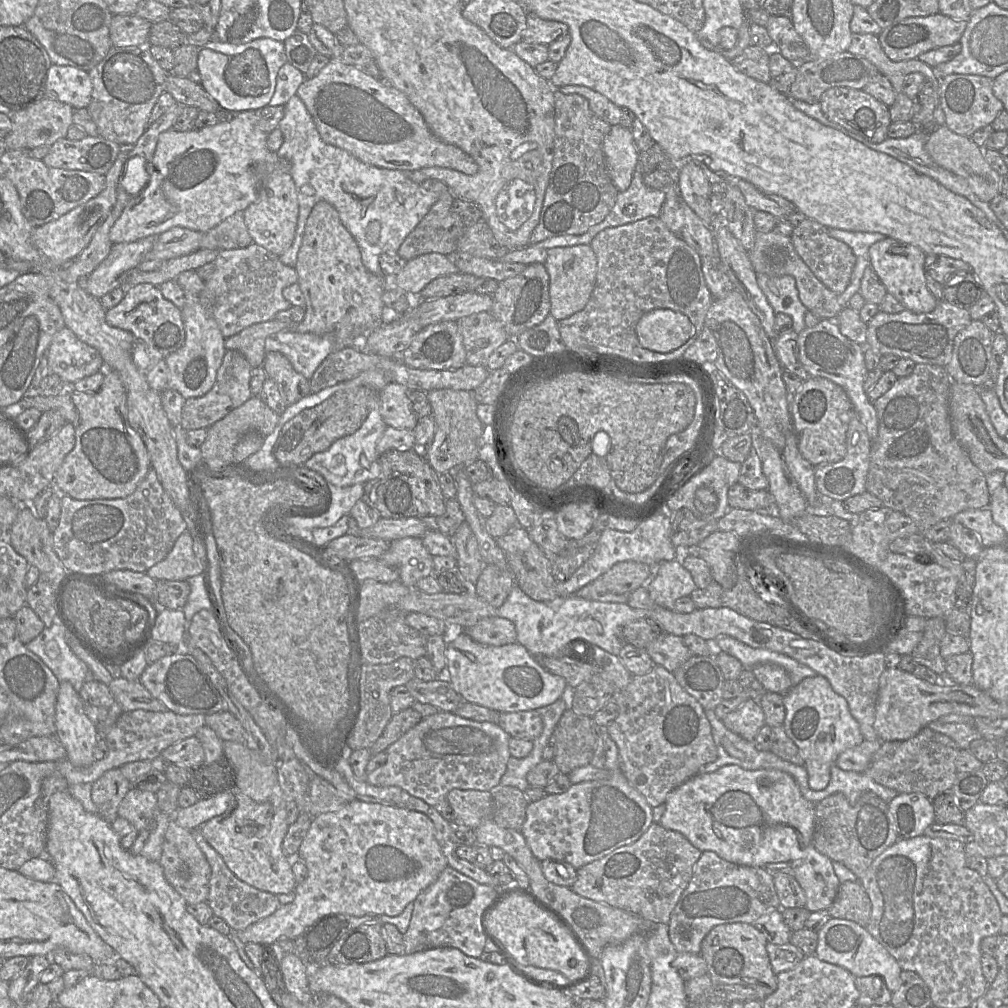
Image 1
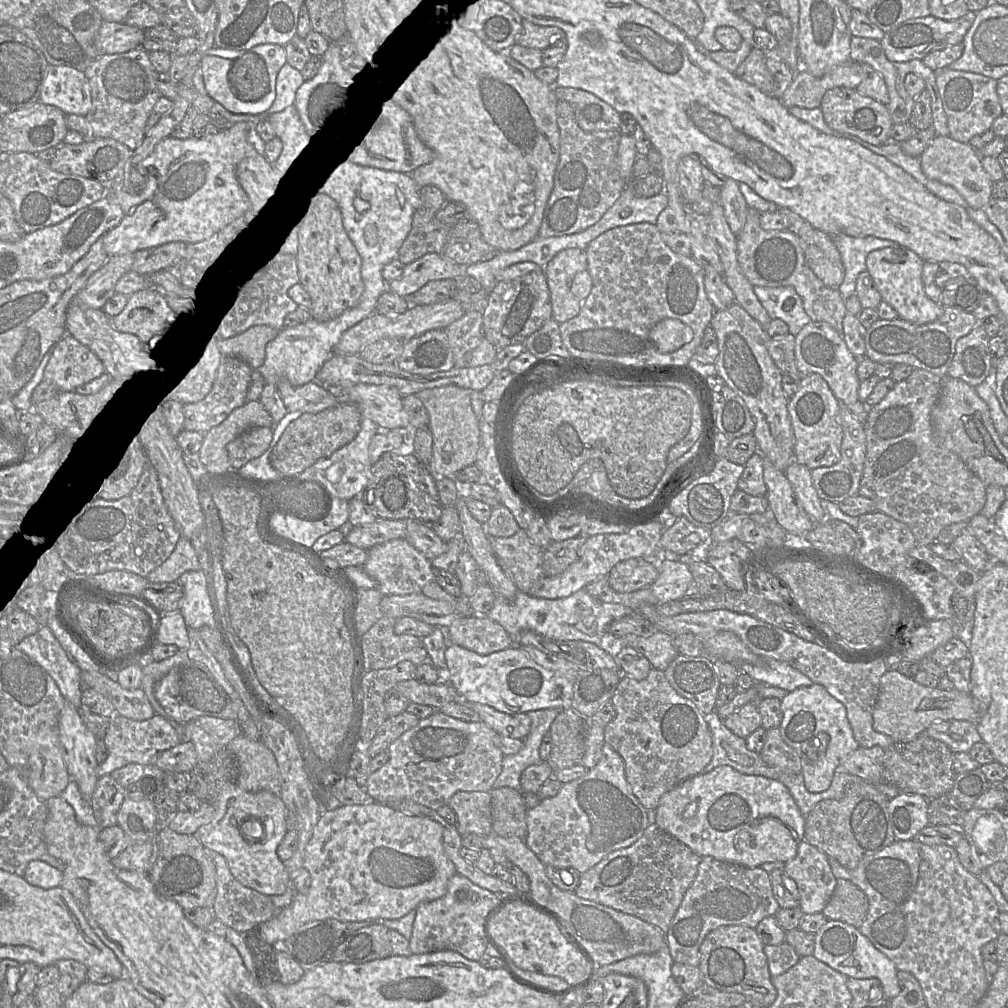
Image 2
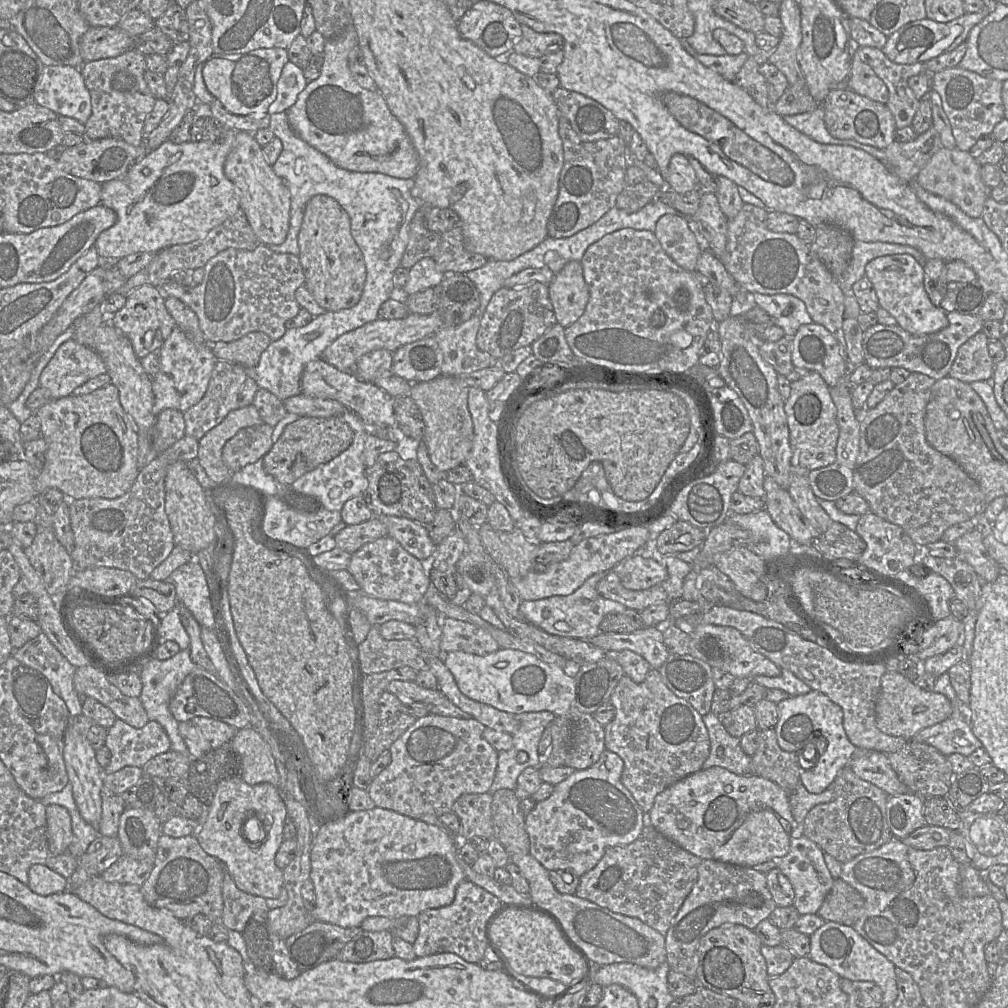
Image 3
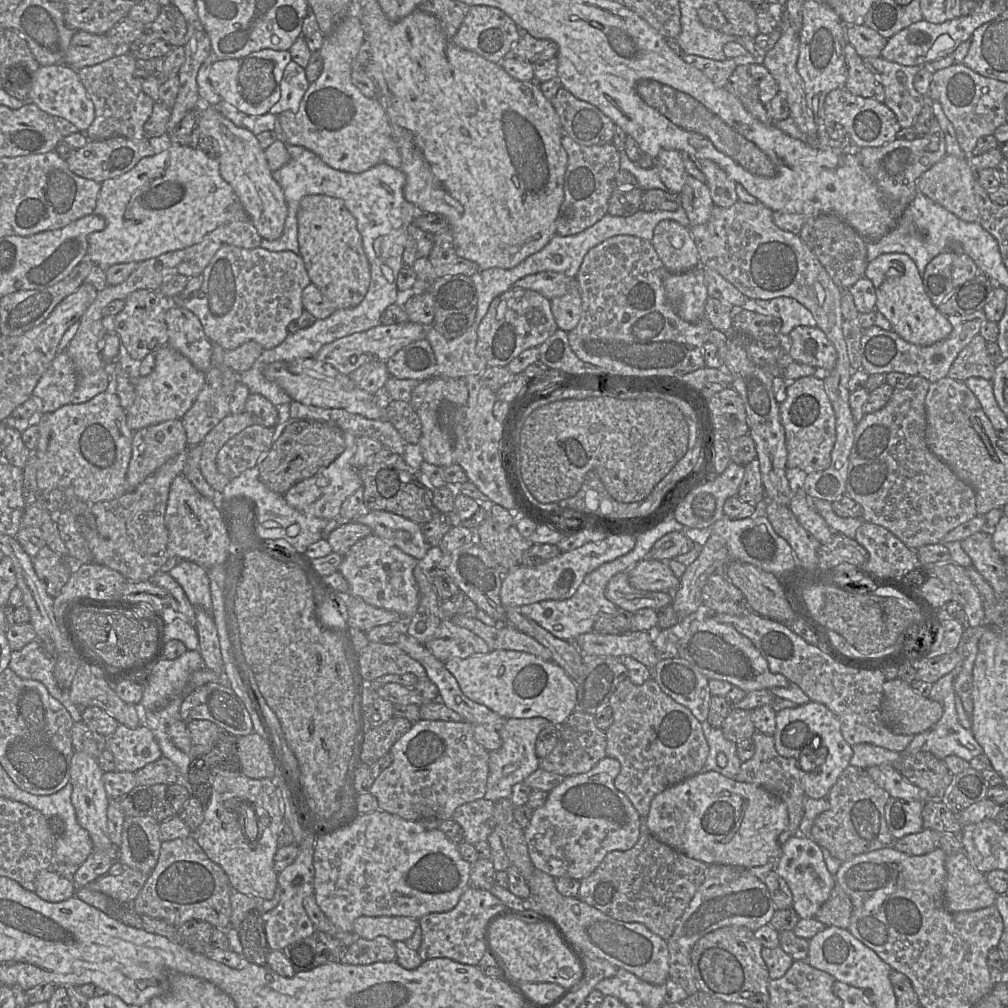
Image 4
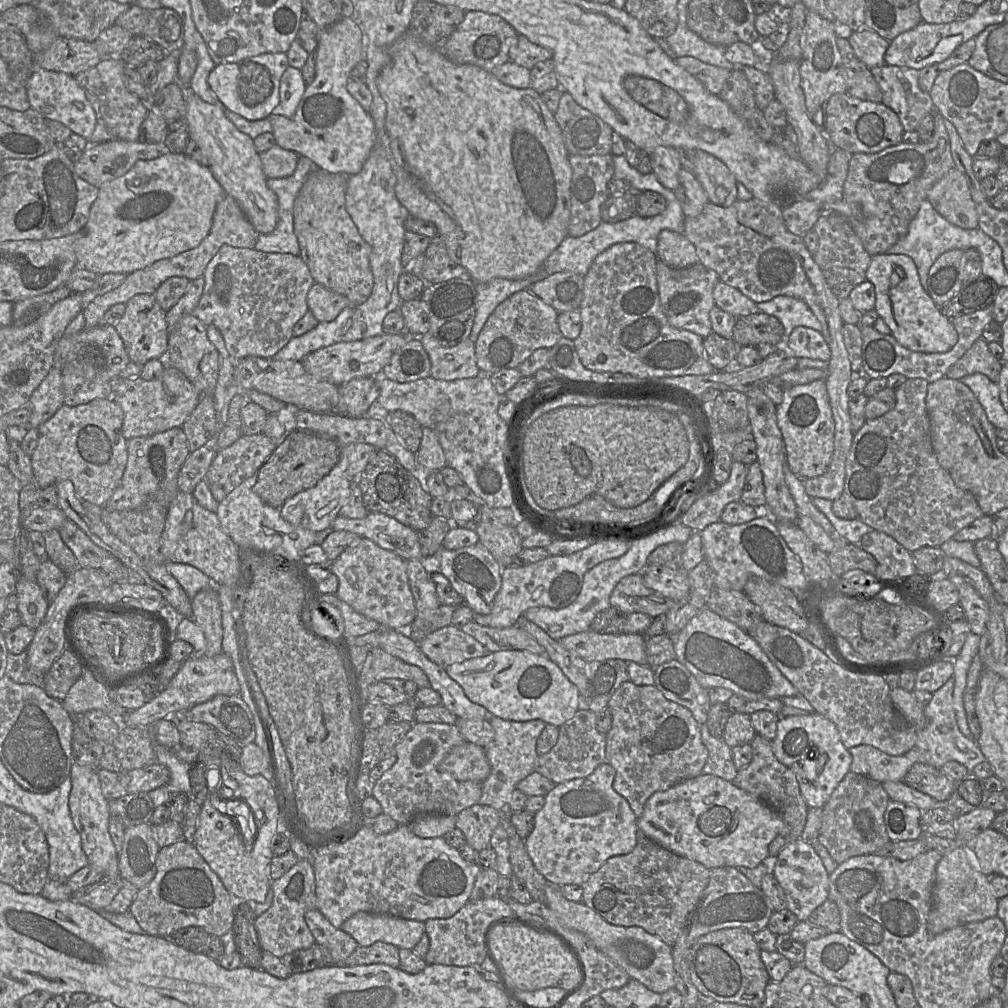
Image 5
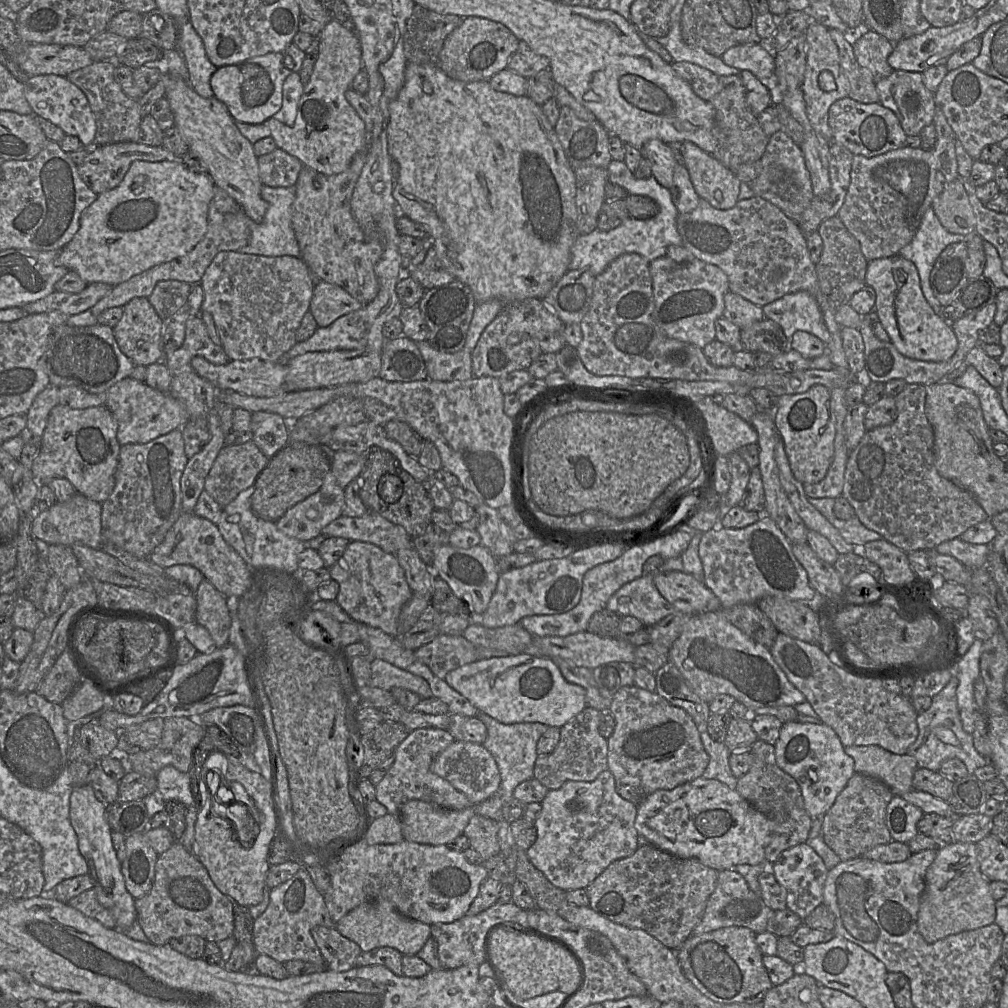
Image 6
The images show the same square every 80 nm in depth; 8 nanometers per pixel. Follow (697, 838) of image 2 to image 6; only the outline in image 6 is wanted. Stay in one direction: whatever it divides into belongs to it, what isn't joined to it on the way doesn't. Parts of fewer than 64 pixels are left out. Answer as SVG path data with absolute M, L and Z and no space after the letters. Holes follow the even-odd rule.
M696 778L671 790L657 790L637 805L634 826L649 844L679 858L696 859L716 871L765 860L770 822L738 792L715 779Z

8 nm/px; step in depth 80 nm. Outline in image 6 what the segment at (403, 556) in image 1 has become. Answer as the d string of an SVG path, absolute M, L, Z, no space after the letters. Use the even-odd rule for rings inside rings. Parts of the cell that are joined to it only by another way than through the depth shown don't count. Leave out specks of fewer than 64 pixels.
M350 541L329 572L339 585L335 601L352 619L391 636L400 636L399 615L412 591L394 554L369 542Z

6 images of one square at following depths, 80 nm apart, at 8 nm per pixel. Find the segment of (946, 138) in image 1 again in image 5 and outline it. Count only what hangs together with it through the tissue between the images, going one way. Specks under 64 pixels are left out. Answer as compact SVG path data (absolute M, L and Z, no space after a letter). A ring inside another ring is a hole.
M956 167L931 187L927 200L951 224L963 229L978 227L978 214L968 182Z

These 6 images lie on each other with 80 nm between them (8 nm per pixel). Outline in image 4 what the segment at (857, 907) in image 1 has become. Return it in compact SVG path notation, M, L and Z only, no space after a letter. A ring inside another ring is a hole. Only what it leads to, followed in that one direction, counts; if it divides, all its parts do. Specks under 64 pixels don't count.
M835 884L828 899L819 908L814 918L826 927L848 929L852 911L851 899L839 885Z

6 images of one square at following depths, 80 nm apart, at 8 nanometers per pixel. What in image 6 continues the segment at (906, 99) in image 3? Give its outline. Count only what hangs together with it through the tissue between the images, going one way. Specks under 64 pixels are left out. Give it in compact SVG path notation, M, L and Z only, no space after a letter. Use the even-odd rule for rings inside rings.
M894 70L888 77L877 81L876 88L879 103L897 116L907 136L918 136L924 127L933 123L936 103L934 94L922 82L922 73Z

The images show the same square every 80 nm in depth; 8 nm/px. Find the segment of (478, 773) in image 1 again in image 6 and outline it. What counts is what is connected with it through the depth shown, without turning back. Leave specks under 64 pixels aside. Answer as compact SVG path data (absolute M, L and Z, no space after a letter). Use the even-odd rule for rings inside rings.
M419 728L411 731L395 749L393 765L375 786L376 801L384 805L392 815L399 815L402 805L409 800L422 800L452 810L472 807L473 804L464 793L431 771L433 759L454 741L447 729Z

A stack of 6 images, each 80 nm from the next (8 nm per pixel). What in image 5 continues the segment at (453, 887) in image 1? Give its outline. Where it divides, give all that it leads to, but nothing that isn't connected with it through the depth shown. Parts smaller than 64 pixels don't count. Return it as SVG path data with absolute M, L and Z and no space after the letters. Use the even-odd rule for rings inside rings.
M494 896L478 901L468 901L457 913L450 918L433 918L424 922L425 933L429 937L429 949L424 957L427 964L443 964L454 966L479 966L487 957L486 941L490 925L499 920L510 918L513 923L520 921L505 899Z

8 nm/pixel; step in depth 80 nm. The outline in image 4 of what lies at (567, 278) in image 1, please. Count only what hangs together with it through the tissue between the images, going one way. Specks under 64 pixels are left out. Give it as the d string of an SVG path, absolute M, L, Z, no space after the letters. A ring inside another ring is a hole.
M577 279L569 283L569 291L550 300L551 310L558 328L569 332L574 329L582 314L582 299Z

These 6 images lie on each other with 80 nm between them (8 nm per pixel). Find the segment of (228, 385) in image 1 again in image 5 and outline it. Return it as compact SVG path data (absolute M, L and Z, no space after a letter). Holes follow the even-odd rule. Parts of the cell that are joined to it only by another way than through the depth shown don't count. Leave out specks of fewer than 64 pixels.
M204 394L181 426L187 438L189 452L199 449L215 435L217 423L213 395Z

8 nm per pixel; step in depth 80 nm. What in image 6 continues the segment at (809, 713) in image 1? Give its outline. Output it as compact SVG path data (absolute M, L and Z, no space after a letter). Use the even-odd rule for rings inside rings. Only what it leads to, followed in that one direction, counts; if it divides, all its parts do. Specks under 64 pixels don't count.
M783 723L779 738L773 746L777 765L799 785L805 809L811 819L824 816L855 774L854 760L845 753L835 731L823 723Z

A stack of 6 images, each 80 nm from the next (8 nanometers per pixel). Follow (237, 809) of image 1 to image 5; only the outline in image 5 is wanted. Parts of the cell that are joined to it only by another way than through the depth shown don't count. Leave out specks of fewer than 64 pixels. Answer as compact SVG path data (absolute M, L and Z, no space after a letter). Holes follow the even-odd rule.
M225 754L209 758L205 766L205 777L208 791L198 816L194 845L237 902L252 900L263 903L272 883L270 864L274 857L273 838L278 831L280 810L285 805L282 791L275 789L271 779L263 775L246 775L239 764ZM229 800L241 800L249 806L252 819L258 824L253 844L244 840L235 821L226 815L225 805Z

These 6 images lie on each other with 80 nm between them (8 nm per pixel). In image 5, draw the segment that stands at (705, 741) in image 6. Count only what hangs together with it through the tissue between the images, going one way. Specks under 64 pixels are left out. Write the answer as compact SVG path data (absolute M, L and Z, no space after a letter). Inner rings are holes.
M706 724L700 725L702 742L708 750L708 758L702 769L702 774L716 775L724 780L733 781L737 775L732 748L722 737L713 736Z

